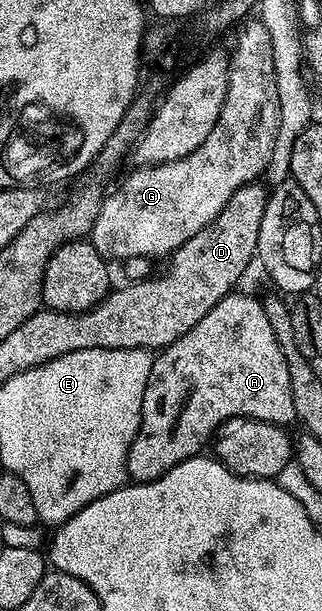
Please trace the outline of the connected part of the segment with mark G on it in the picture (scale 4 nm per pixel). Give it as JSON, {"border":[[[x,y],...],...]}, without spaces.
{"border":[[[261,19],[253,20],[247,20],[237,30],[238,42],[232,52],[228,95],[224,99],[220,119],[216,119],[216,127],[212,127],[212,135],[208,135],[208,139],[204,139],[196,151],[182,159],[163,165],[135,168],[135,173],[115,193],[107,192],[103,196],[100,215],[96,215],[96,223],[89,236],[96,251],[103,257],[165,258],[188,239],[192,239],[196,231],[208,227],[208,223],[212,223],[212,219],[224,211],[224,203],[228,203],[228,199],[232,199],[232,195],[236,195],[242,185],[257,182],[265,174],[276,147],[276,131],[280,131],[280,95],[276,95],[276,67],[268,27],[264,27]]]}

